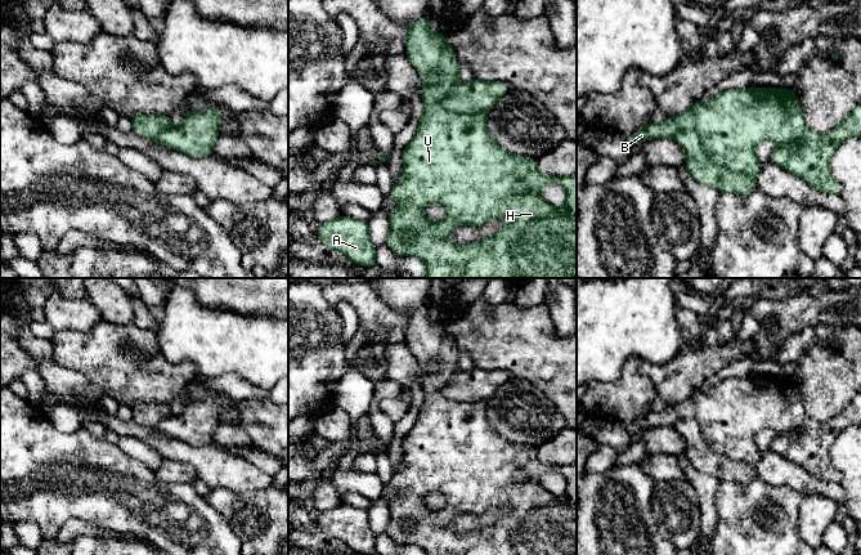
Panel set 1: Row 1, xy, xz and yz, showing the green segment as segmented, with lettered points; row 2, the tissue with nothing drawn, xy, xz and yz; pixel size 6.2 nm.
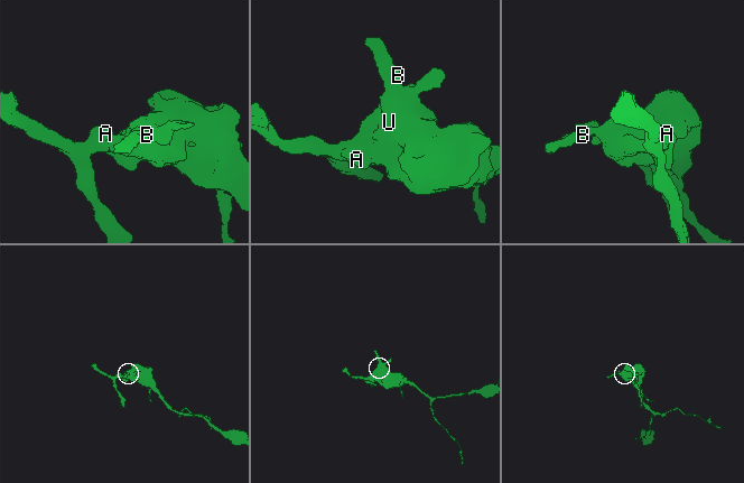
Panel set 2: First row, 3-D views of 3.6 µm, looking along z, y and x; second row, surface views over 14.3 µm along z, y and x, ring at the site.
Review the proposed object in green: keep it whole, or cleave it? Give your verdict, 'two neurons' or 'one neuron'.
two neurons

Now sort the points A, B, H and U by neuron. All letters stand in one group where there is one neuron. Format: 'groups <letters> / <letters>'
groups A / B H U

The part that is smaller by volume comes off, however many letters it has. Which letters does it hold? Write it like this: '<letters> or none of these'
A

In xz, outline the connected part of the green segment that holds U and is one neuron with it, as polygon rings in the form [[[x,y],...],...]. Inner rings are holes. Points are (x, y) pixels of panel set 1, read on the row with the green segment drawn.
[[[427,13],[405,27],[407,57],[423,82],[423,113],[413,139],[402,153],[403,176],[394,183],[389,194],[395,202],[404,202],[405,207],[386,209],[390,220],[386,246],[399,256],[420,258],[426,264],[425,278],[577,278],[577,173],[569,176],[542,175],[535,158],[506,152],[493,140],[486,130],[486,111],[459,113],[443,108],[441,98],[458,84],[458,62],[444,33],[430,31],[431,18]],[[517,182],[525,183],[529,188],[516,193],[514,185]],[[552,183],[560,184],[566,193],[566,201],[561,207],[552,206],[541,194],[541,189]],[[435,202],[445,209],[441,221],[430,221],[423,215],[425,207]],[[490,219],[508,219],[510,224],[479,243],[462,247],[457,247],[448,238],[449,232],[458,224],[480,227]]]

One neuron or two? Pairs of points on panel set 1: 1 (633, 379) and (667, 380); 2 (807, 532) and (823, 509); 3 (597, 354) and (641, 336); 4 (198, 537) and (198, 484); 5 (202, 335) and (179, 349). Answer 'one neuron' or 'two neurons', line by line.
1: two neurons
2: one neuron
3: one neuron
4: two neurons
5: one neuron

